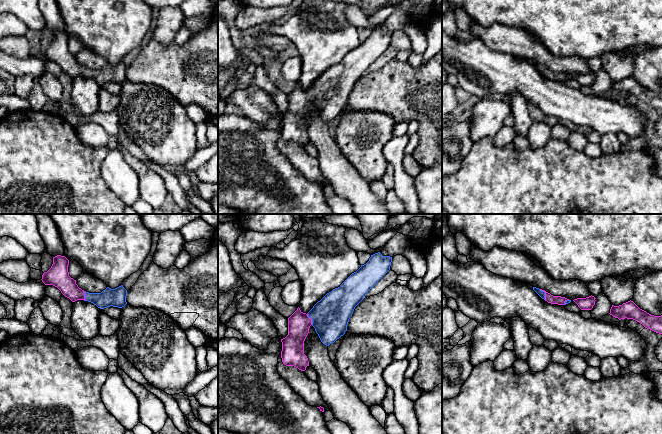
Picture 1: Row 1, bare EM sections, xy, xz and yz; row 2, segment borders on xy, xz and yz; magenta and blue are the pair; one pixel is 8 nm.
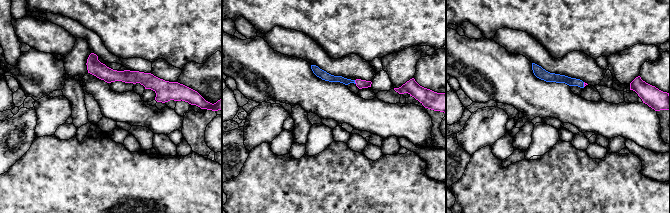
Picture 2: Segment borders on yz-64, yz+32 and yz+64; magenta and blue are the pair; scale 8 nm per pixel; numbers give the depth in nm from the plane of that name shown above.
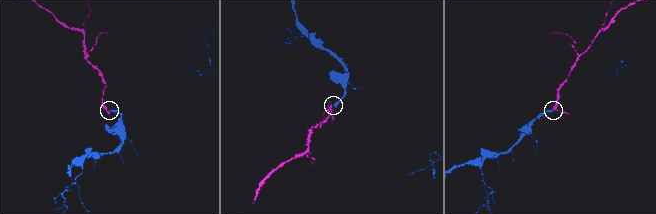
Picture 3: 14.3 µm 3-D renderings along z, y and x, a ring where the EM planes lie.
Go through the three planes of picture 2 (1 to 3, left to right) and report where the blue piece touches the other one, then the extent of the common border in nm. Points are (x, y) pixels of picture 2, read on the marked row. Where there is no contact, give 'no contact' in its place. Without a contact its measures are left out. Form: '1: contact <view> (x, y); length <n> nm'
1: no contact
2: contact yz+32 (355, 82); length 40 nm
3: contact yz+64 (584, 84); length 40 nm

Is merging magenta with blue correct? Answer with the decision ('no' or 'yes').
yes

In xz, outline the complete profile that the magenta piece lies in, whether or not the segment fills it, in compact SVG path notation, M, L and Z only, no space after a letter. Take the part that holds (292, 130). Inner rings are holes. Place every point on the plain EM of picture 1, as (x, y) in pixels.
M375 29L338 64L318 77L307 90L298 83L288 94L288 111L281 115L283 140L301 147L309 142L304 130L304 117L311 101L326 122L343 112L355 83L390 46L391 38L392 33Z

